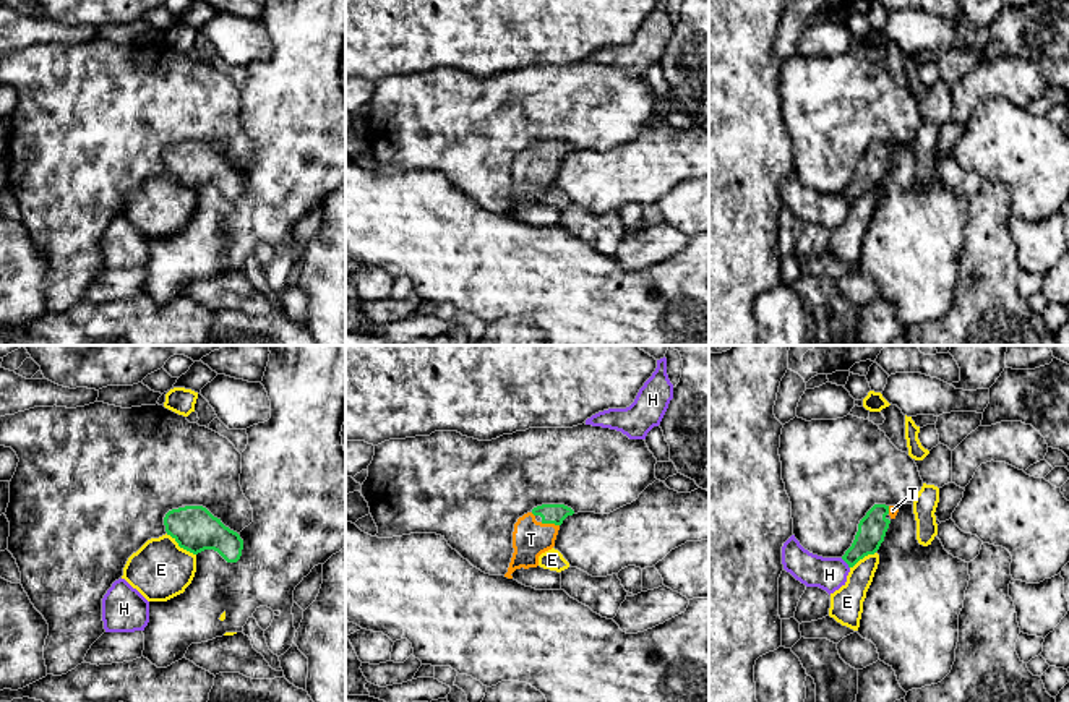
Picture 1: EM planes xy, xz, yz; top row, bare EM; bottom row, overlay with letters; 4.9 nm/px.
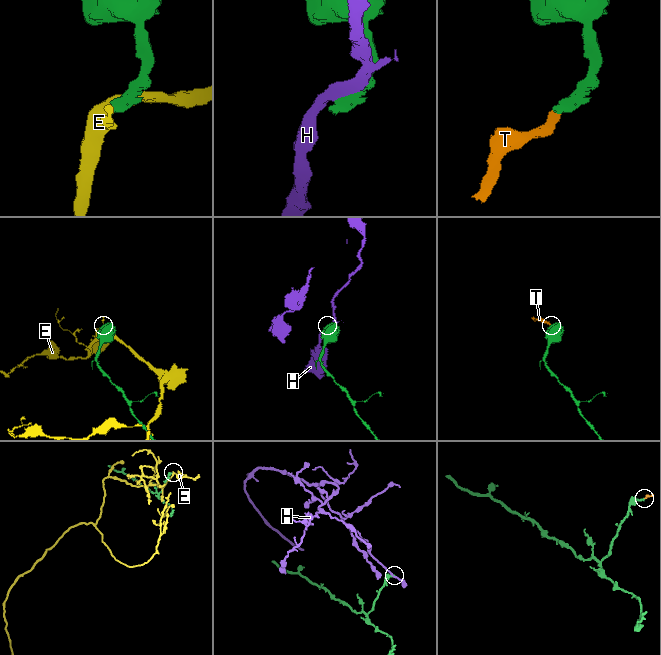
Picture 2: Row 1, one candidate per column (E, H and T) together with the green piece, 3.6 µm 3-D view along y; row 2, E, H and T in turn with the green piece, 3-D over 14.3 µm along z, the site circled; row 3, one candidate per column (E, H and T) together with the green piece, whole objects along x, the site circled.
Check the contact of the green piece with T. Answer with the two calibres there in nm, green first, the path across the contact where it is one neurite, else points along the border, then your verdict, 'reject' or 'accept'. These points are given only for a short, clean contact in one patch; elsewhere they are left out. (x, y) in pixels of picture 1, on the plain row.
100 nm thick on the green side, 180 nm on the other; runs through xz (555, 151), (550, 159), (531, 175); accept

